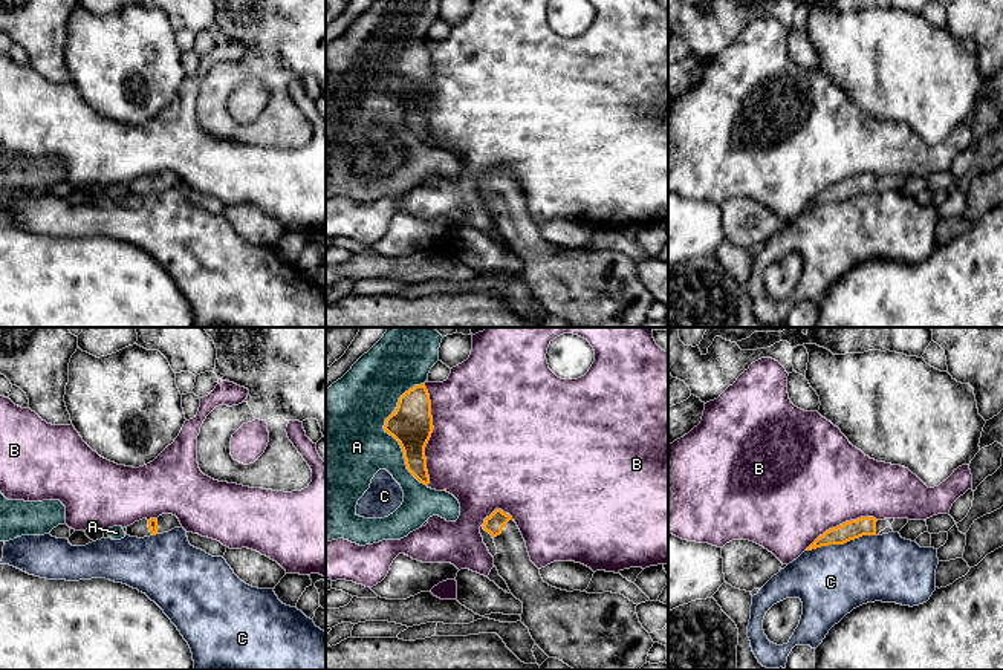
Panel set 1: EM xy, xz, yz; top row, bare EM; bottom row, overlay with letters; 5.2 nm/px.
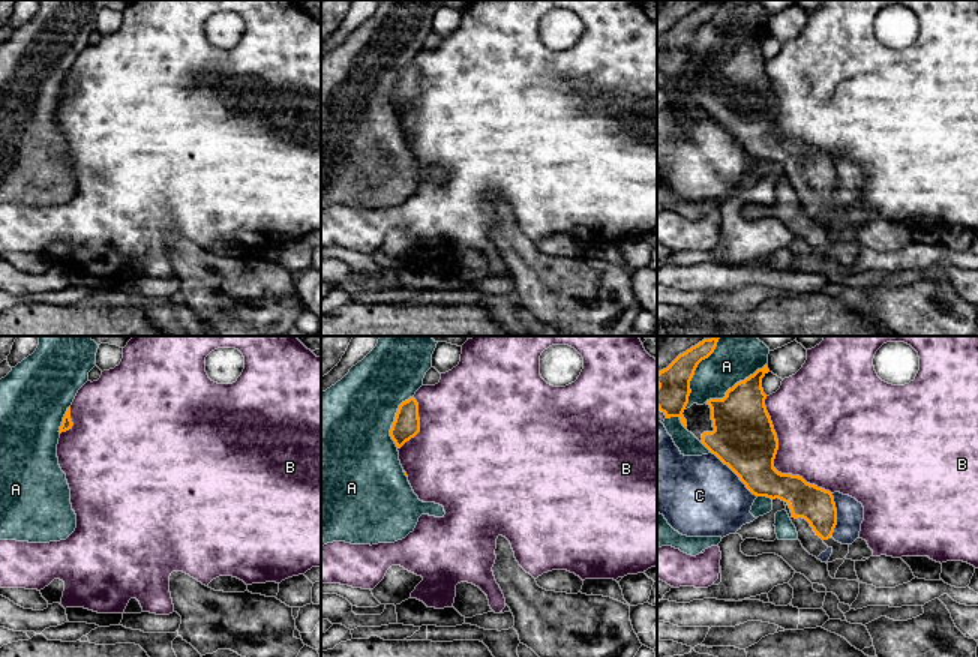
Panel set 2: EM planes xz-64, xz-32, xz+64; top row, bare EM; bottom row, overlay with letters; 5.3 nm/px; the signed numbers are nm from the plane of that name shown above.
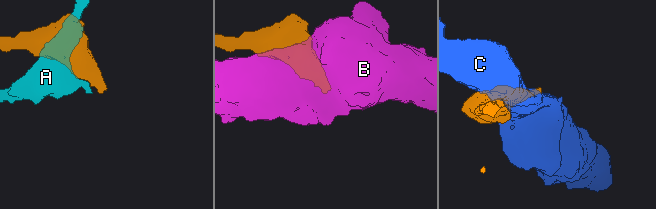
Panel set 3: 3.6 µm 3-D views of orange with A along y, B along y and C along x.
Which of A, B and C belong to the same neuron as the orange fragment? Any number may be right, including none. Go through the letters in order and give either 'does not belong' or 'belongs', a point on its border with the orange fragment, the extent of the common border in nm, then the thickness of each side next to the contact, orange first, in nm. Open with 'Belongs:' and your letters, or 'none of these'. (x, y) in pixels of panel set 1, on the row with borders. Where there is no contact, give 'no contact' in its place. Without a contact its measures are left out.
Belongs: none of these
A: does not belong | xz (386, 430) | 550 nm | 220/480 nm
B: does not belong | xz (430, 435) | 550 nm | 220/500 nm
C: does not belong | yz (840, 543) | 380 nm | 100/380 nm

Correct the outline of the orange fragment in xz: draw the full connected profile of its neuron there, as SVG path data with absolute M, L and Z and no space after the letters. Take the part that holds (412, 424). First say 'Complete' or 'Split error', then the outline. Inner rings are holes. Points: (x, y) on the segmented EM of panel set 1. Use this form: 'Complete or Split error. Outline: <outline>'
Complete. Outline: M425 382L414 385L399 398L396 410L385 419L384 430L399 442L407 470L420 483L428 485L425 447L434 427Z

